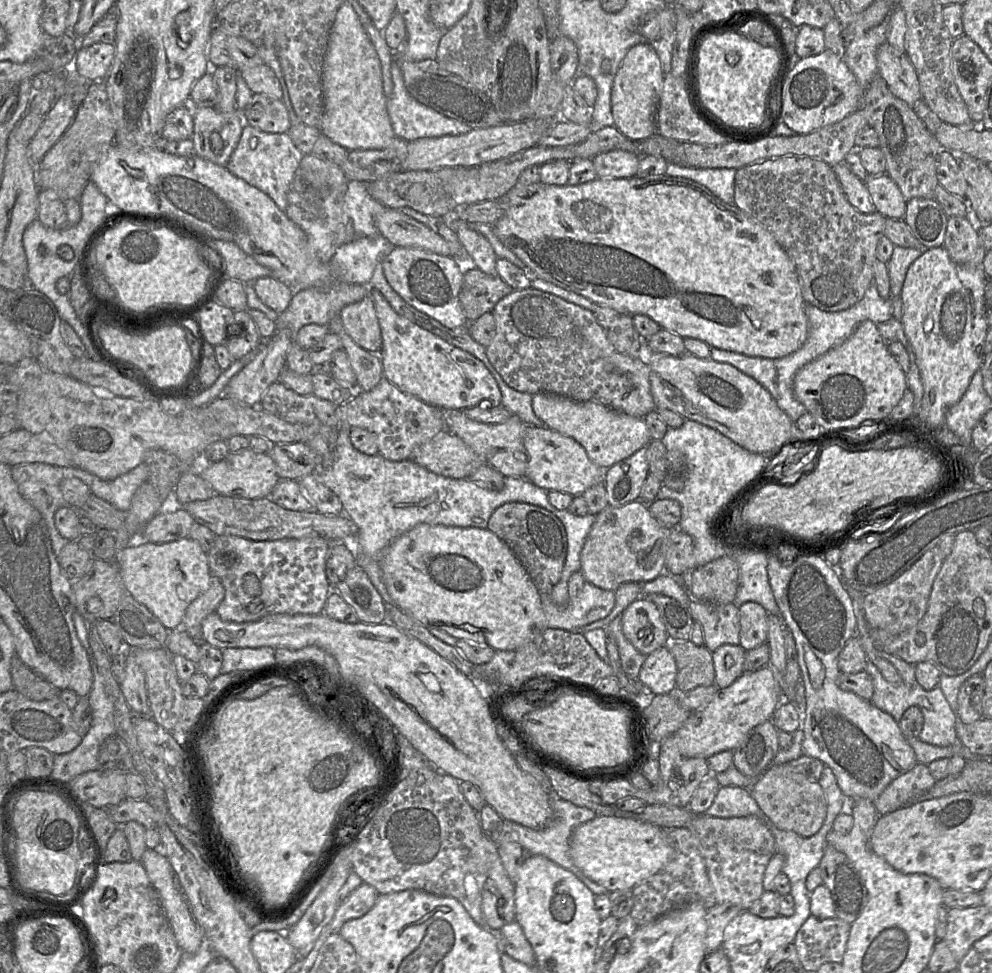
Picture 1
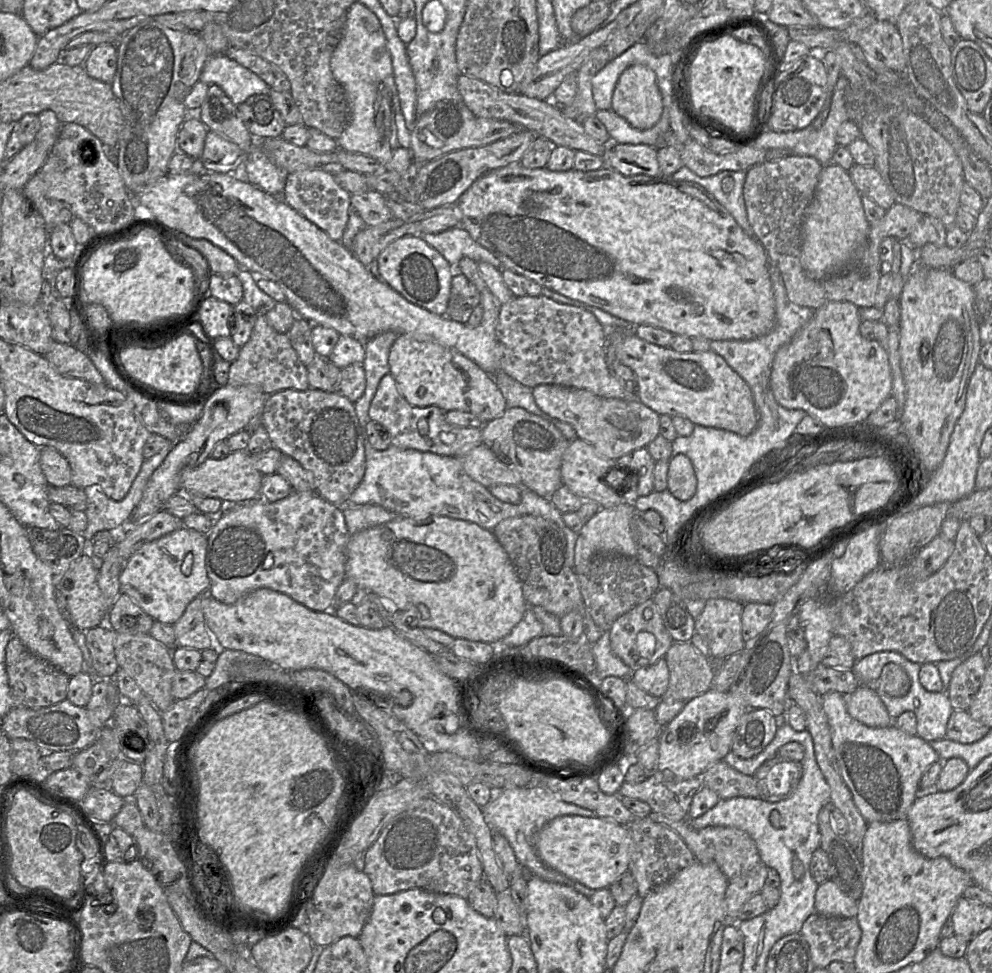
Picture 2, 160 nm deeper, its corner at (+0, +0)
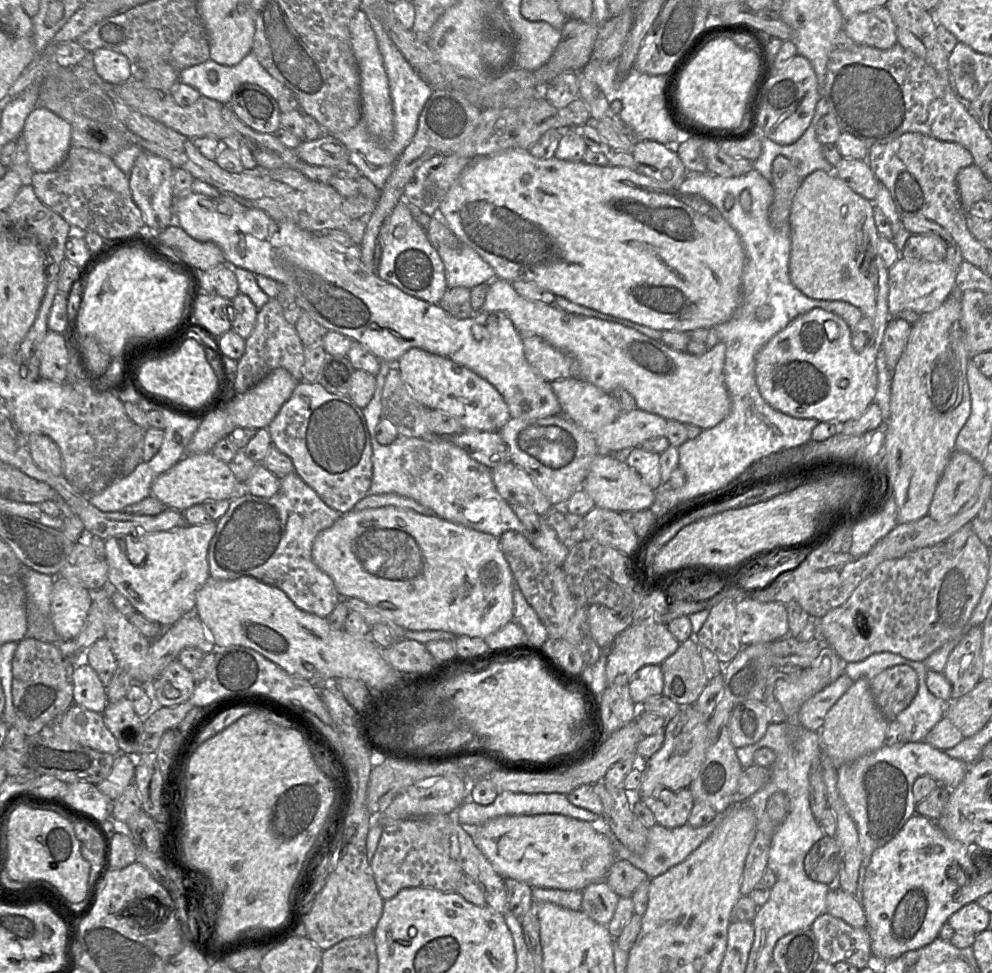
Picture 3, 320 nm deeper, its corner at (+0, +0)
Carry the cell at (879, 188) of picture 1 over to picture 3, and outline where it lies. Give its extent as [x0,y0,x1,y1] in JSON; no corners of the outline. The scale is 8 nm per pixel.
[834,157,879,201]

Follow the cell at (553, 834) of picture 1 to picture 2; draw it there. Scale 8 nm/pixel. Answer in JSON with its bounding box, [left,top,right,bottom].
[481,787,599,898]

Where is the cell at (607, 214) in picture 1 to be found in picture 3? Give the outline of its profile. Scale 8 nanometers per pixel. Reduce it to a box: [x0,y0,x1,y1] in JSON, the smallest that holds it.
[438,149,746,333]

